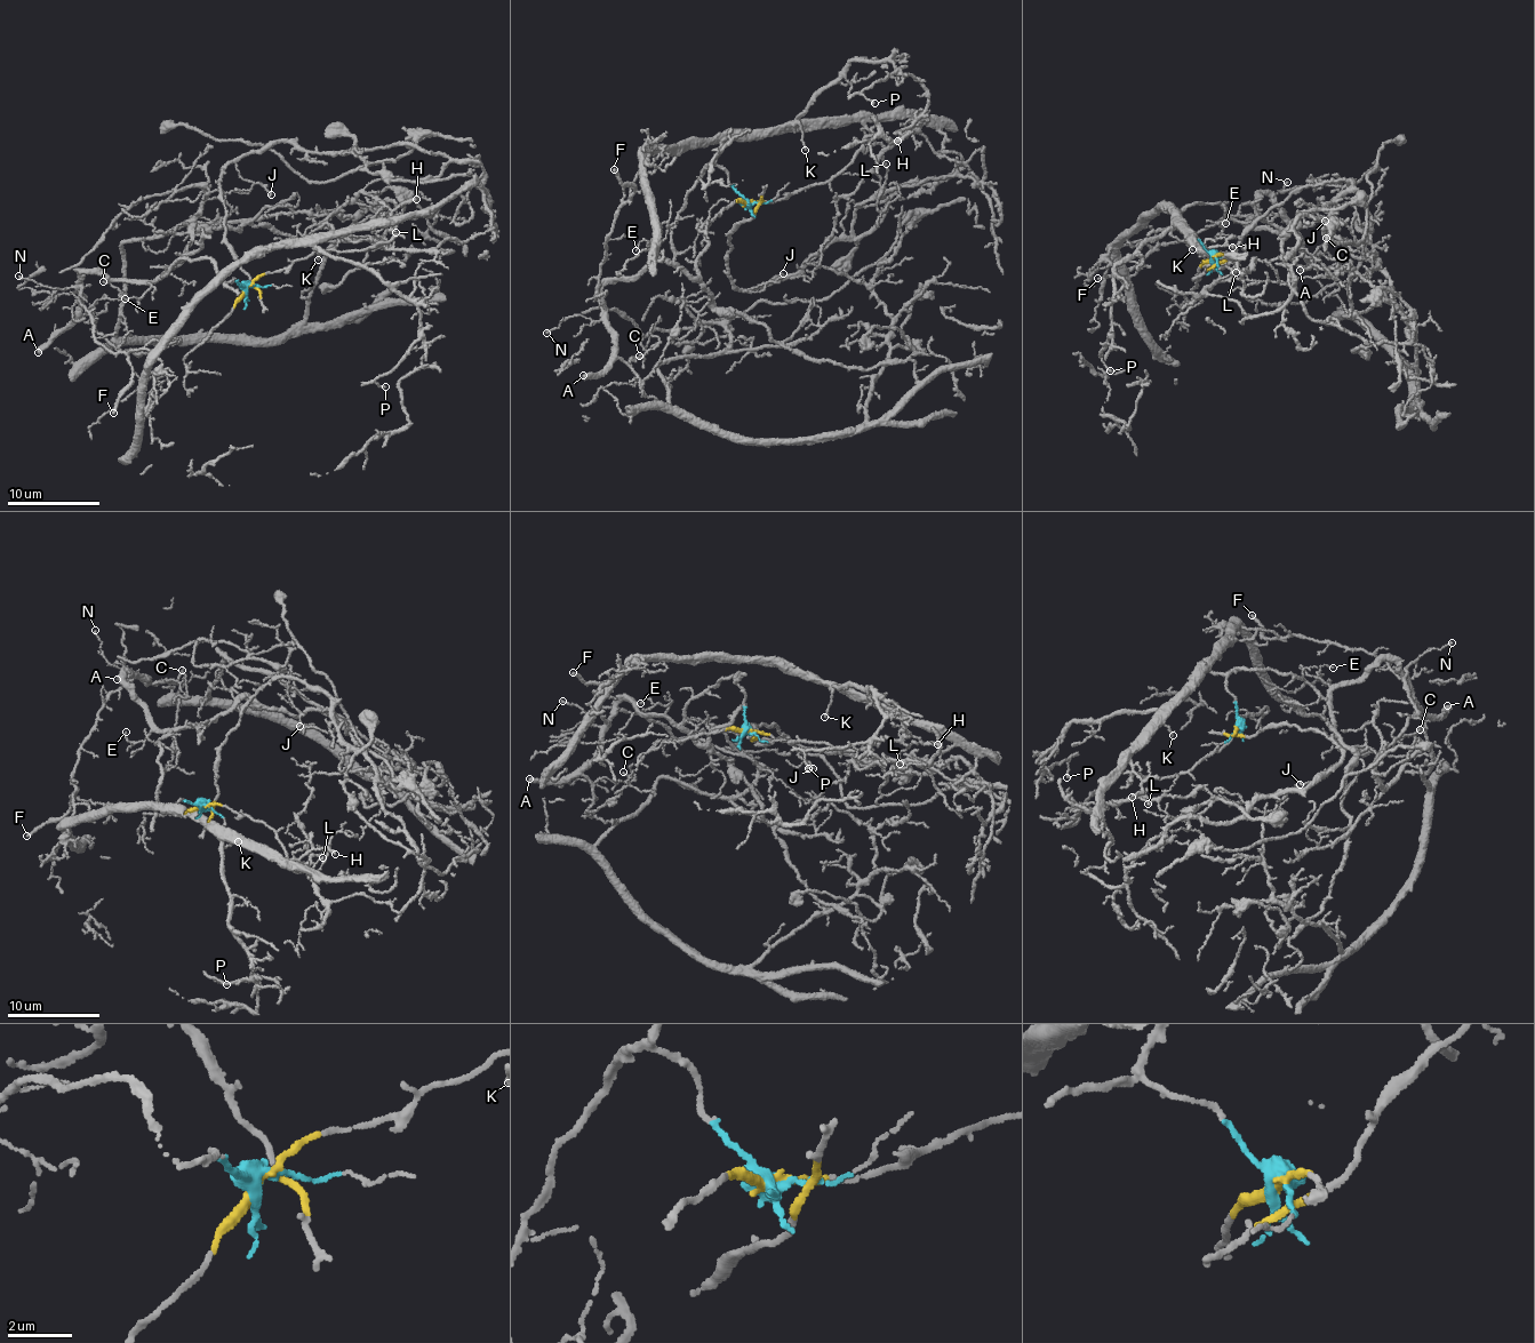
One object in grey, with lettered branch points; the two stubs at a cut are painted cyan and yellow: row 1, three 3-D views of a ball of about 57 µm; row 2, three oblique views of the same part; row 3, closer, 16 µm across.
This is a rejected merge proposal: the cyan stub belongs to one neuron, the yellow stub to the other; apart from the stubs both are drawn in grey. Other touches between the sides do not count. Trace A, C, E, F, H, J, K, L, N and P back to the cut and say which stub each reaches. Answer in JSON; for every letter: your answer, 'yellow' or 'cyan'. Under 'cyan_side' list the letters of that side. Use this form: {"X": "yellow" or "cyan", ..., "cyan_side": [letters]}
{"A": "cyan", "C": "cyan", "E": "cyan", "F": "cyan", "H": "yellow", "J": "yellow", "K": "yellow", "L": "yellow", "N": "cyan", "P": "yellow", "cyan_side": ["A", "C", "E", "F", "N"]}

